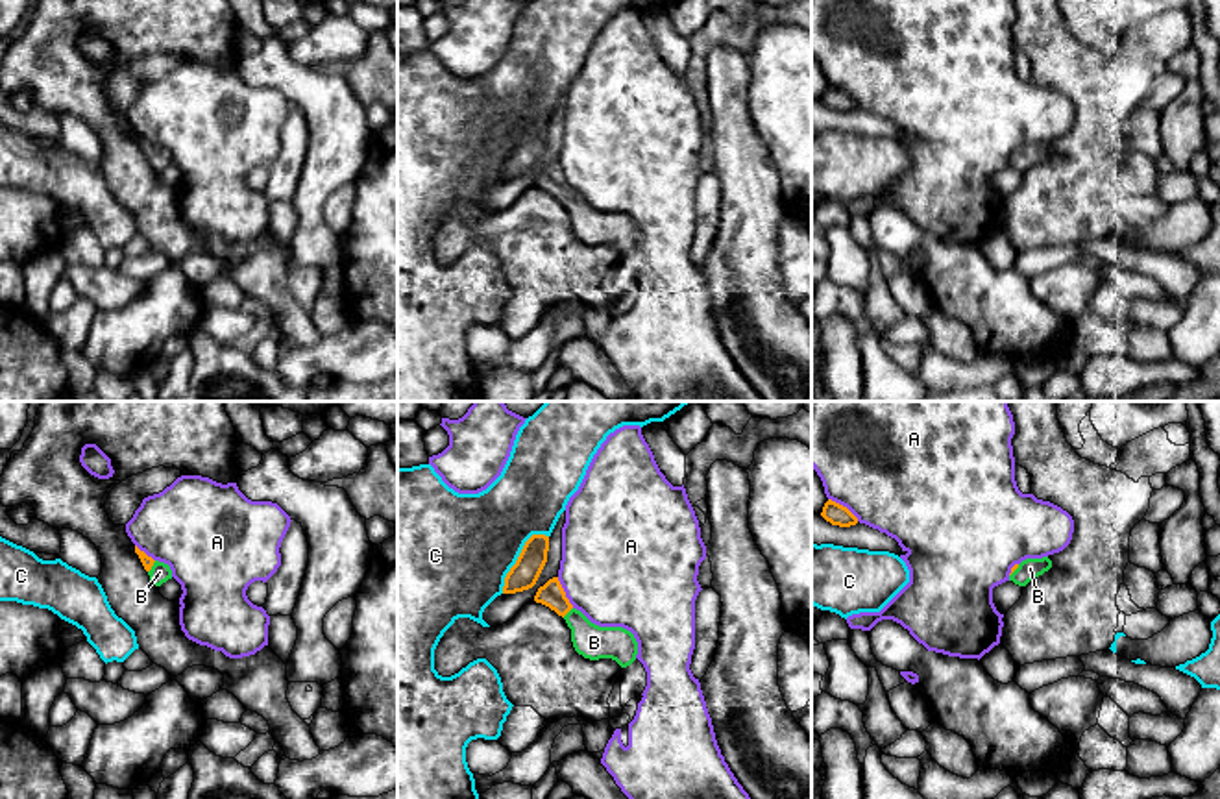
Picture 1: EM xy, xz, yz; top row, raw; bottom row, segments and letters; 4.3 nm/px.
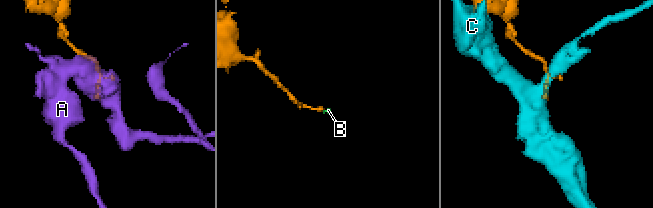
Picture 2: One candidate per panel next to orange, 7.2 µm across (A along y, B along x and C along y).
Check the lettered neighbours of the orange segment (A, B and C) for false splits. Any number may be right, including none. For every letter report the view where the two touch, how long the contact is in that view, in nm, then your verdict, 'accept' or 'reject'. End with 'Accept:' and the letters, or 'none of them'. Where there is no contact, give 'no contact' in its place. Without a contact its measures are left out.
A: yz | 170 nm | reject
B: xy | 70 nm | accept
C: xz | 320 nm | reject
Accept: B

